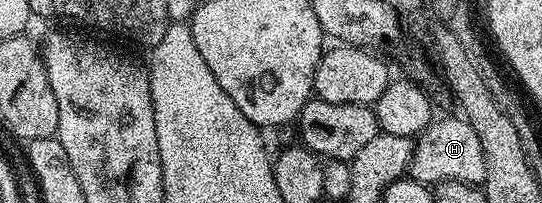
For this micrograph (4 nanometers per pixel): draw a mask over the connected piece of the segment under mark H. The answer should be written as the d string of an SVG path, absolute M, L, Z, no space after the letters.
M465 118L442 119L431 122L430 126L417 136L414 144L414 156L408 170L409 178L417 183L433 185L443 183L446 179L464 181L475 185L485 184L486 166L484 165L484 149L480 149L480 137L476 137L476 129L467 123Z

